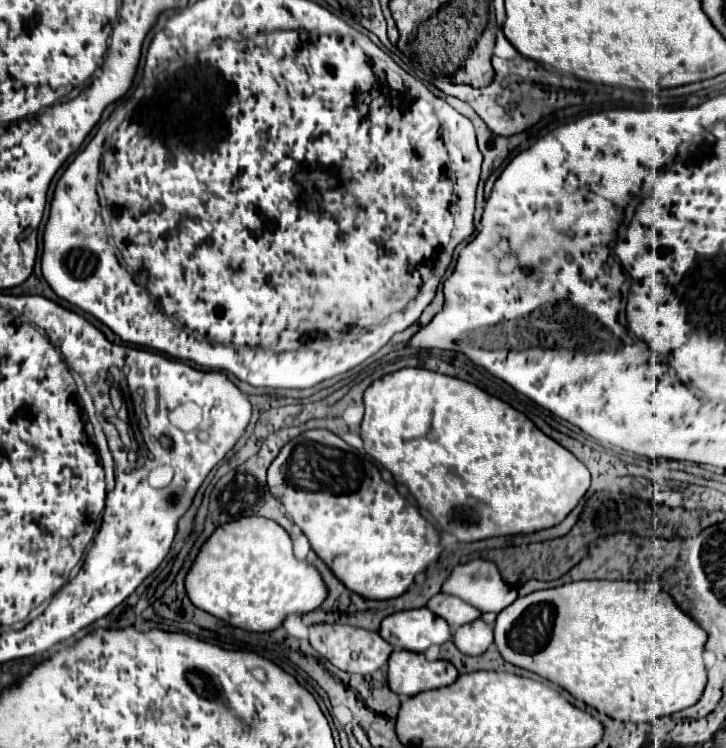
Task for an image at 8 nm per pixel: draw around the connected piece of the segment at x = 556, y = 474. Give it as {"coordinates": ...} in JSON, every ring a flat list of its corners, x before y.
{"coordinates":[[411,367,399,369,395,373,389,373,377,381,373,381,367,387,367,391,365,391,365,417,361,423,361,439,363,439,365,451,375,461,379,461,385,469,389,469,397,483,403,483,409,487,411,495,417,499,417,503,423,509,427,509,433,515,433,519,439,523,439,529,457,537,457,541,461,541,461,543,481,541,481,539,499,537,499,535,535,533,535,531,559,525,569,515,569,511,575,509,575,505,581,501,581,497,587,493,589,479,591,479,587,467,571,451,567,451,565,447,555,443,551,437,547,437,543,431,539,431,531,419,527,419,523,413,513,409,509,403,485,393,477,385,471,385,467,381,461,381,461,379,455,379,449,375,441,375,435,371,427,371,427,369,411,369]]}

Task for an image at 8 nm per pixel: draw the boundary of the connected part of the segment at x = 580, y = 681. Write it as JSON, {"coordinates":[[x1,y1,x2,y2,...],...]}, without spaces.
{"coordinates":[[575,581,535,591,517,597,497,615,493,635,497,651,511,665,537,673,599,713,625,723,645,723,687,709,699,701,707,683,701,657,707,633,657,583]]}

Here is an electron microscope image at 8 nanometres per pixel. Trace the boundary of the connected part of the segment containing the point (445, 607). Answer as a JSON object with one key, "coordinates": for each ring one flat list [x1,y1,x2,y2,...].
{"coordinates":[[437,593,429,603,427,607,439,615,441,619,445,619,451,627,451,631,459,629,461,625,465,623,471,623,475,619,479,619,479,609,471,607,469,603,463,603,459,597,453,597,453,595,447,595,447,593]]}

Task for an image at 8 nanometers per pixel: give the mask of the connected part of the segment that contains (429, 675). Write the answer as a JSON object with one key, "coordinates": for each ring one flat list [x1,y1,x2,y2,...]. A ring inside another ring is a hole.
{"coordinates":[[393,651,387,669,387,685,393,693,413,697,421,691,451,685,459,673,447,661,427,661,423,653]]}

